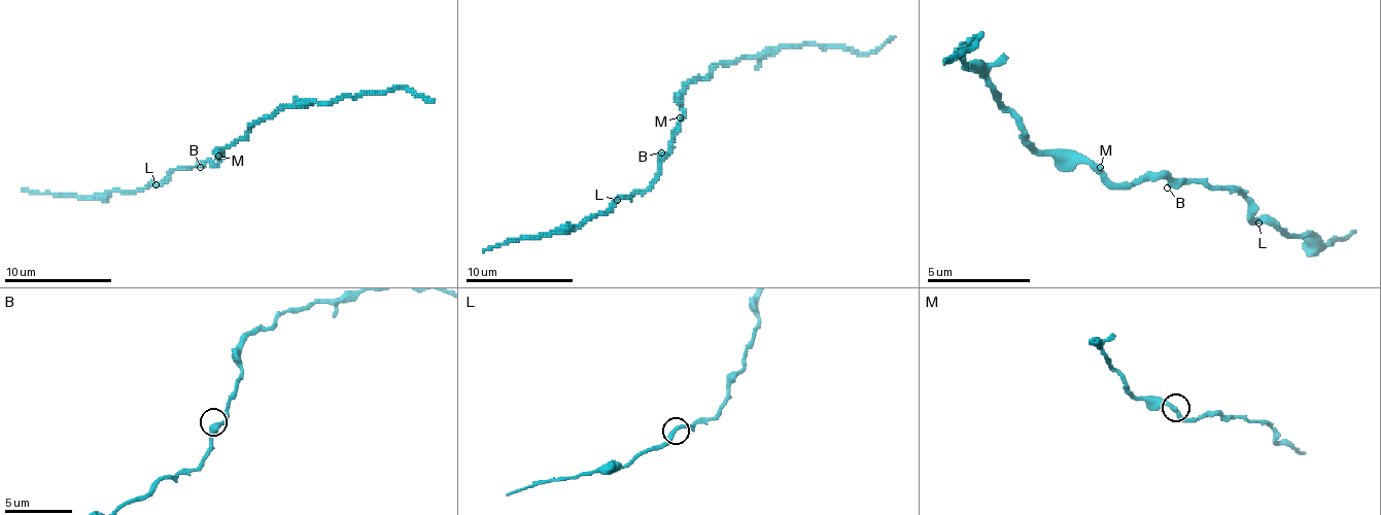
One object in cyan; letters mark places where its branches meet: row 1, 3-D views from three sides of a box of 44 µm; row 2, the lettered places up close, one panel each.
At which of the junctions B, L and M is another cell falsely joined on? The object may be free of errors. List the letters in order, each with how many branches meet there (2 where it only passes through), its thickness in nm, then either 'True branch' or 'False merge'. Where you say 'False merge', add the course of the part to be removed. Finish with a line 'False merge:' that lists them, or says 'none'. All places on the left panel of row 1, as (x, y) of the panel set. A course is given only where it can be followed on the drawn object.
B: Branches: 2. Thickness 340 nm. True branch
L: Branches: 2. Thickness 340 nm. True branch
M: Branches: 2. Thickness 280 nm. True branch
False merge: none

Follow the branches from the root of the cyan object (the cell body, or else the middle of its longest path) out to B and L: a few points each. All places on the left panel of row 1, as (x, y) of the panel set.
B: (221, 159), (215, 164), (208, 161), (200, 167)
L: (221, 159), (215, 164), (202, 161), (197, 167), (173, 169), (157, 185)

